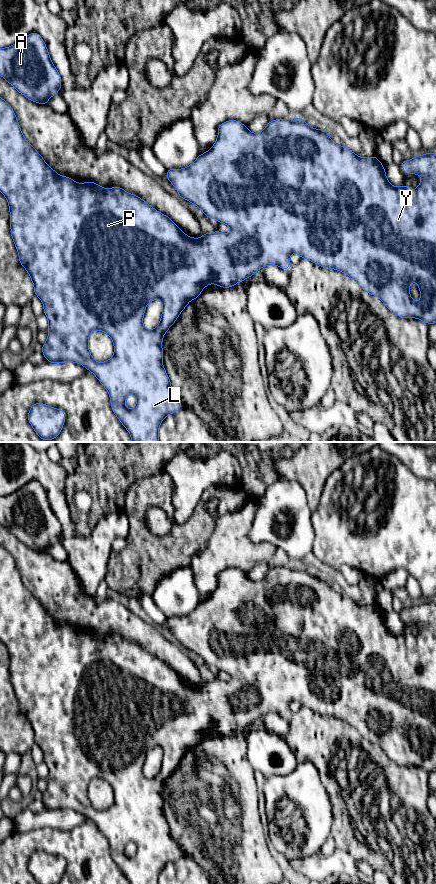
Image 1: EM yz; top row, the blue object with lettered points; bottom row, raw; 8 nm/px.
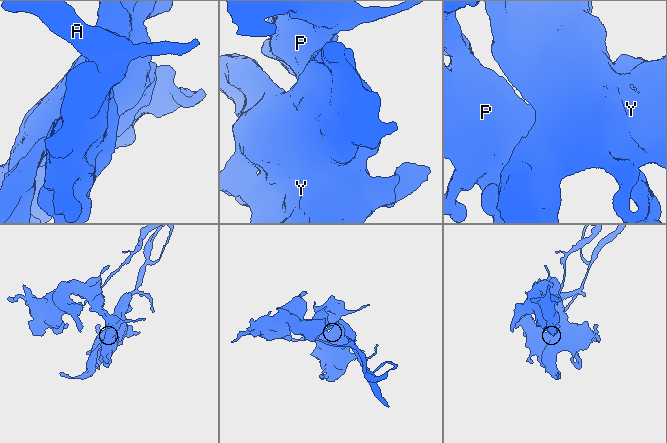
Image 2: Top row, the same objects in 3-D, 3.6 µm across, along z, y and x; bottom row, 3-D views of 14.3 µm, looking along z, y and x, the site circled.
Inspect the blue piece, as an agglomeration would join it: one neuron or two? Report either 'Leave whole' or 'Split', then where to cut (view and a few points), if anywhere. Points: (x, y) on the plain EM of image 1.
Leave whole. No split

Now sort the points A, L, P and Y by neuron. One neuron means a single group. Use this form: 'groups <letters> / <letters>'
groups A L P Y

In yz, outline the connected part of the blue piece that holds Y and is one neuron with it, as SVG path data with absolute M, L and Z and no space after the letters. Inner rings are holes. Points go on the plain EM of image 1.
M0 545L0 639L5 644L5 646L8 649L9 653L9 659L10 659L10 677L11 677L11 684L13 687L13 690L16 694L16 697L18 699L19 703L19 711L26 717L28 720L33 734L34 734L34 742L40 746L40 748L43 751L44 756L44 762L46 763L49 774L48 774L48 786L46 790L42 793L42 801L45 805L45 807L49 811L63 811L63 810L74 810L79 811L80 813L84 814L88 819L91 819L96 826L100 829L100 831L105 835L105 837L109 841L110 849L111 849L111 855L114 860L114 862L117 864L119 869L122 871L122 873L127 877L127 879L130 881L131 884L159 884L159 874L164 868L164 866L169 862L174 862L176 859L178 859L182 855L182 850L179 844L174 840L174 838L171 835L170 826L168 825L166 818L163 815L163 797L162 797L162 789L163 784L168 779L168 777L175 771L176 767L179 765L180 761L185 757L187 752L193 748L198 747L200 741L202 738L208 733L208 732L216 732L222 736L230 736L234 734L235 732L244 729L245 727L251 725L254 723L259 717L262 715L268 714L268 713L277 713L281 717L287 719L288 715L290 714L290 703L292 701L297 701L301 706L305 706L307 708L310 708L311 710L319 713L322 716L329 716L329 717L335 717L342 721L347 722L352 726L353 729L357 730L358 733L361 735L363 739L368 740L371 743L377 744L381 747L383 752L395 763L397 763L400 766L417 766L422 769L424 769L427 772L433 772L436 771L436 602L435 600L429 600L424 603L417 603L416 605L412 606L409 609L404 608L400 614L405 619L405 623L410 622L417 622L422 625L422 628L419 632L419 634L411 640L409 643L407 642L407 639L411 638L412 635L410 633L407 634L400 634L400 635L394 635L391 633L387 627L385 616L383 615L382 611L379 609L379 607L375 604L371 605L365 605L360 606L358 602L355 602L354 600L350 599L347 595L338 594L327 582L327 574L323 578L318 578L315 576L310 575L304 568L302 568L300 565L295 565L292 568L288 567L276 567L269 569L266 576L260 580L260 581L251 581L248 578L248 575L239 570L238 568L228 568L223 570L218 574L218 585L214 591L214 593L211 595L210 598L203 602L199 602L197 607L188 615L183 617L168 617L166 619L166 624L170 631L174 633L174 636L179 641L179 646L186 647L190 651L194 652L198 656L200 656L205 664L207 666L214 666L219 671L224 671L228 673L231 677L231 682L223 682L219 680L217 677L212 681L205 681L203 680L203 684L201 686L191 686L190 684L186 683L167 663L164 663L154 657L152 654L150 654L147 650L145 650L142 646L128 641L125 638L123 638L119 634L114 634L111 637L103 636L99 634L95 630L85 630L85 631L76 631L72 626L69 626L67 624L60 624L57 622L55 618L53 618L43 607L43 605L36 599L36 597L24 586L21 576L18 571L18 567L15 564L15 560L11 556L11 554ZM412 730L417 730L419 734L419 739L421 743L421 747L419 750L415 750L411 746L411 742L409 740L409 733ZM155 747L161 747L162 748L162 764L160 766L160 770L158 774L153 778L148 778L143 774L143 765L144 760L146 758L146 753ZM94 778L100 778L105 781L107 781L114 792L114 802L113 804L106 810L99 811L95 809L89 799L88 789L90 781ZM129 842L134 842L137 846L137 852L133 857L127 857L125 854L125 847Z

